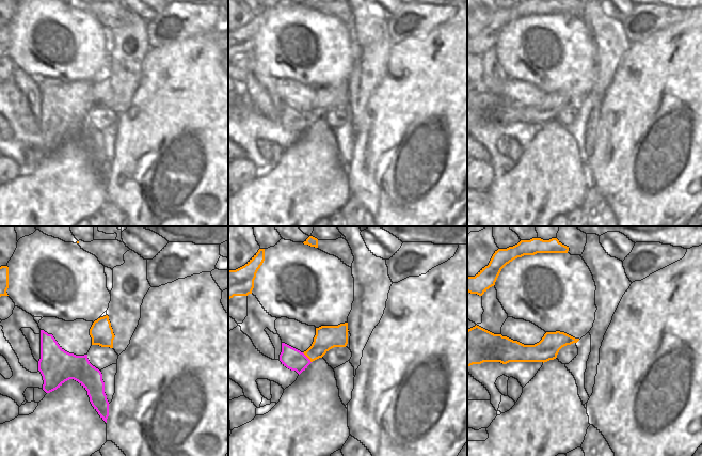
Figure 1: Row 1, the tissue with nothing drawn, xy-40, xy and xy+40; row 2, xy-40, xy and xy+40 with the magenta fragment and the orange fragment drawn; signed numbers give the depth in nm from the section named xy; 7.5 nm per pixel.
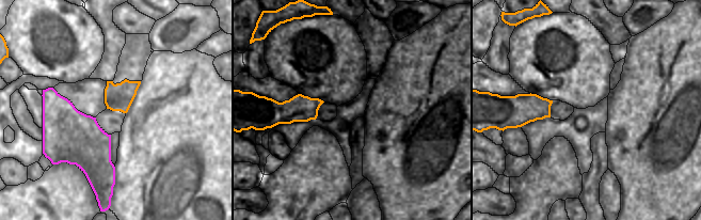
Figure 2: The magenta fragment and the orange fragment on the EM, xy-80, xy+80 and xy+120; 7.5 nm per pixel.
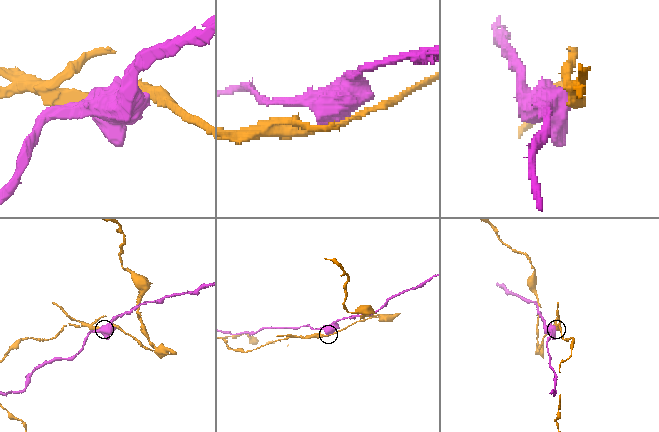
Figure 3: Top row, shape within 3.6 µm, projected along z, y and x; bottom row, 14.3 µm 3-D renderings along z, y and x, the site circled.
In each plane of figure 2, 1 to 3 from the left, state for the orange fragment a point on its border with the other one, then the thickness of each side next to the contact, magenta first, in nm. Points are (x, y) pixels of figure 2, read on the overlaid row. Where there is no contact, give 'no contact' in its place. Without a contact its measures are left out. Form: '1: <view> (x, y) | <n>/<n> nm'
1: no contact
2: no contact
3: no contact

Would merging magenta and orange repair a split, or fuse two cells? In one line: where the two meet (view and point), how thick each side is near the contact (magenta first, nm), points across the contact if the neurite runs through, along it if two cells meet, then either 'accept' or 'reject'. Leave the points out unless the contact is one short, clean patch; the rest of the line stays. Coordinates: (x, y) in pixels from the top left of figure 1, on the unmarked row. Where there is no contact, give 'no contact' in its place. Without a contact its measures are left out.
meets magenta in xy at (307, 119); 160 nm thick on the magenta side, 180 nm on the other; reject

